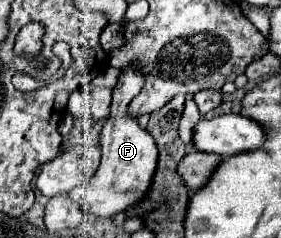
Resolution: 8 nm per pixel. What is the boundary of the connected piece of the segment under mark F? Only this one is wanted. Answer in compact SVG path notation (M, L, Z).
M136 65L122 67L122 73L118 77L118 83L112 93L112 109L110 117L100 133L100 149L102 149L102 161L94 177L86 185L86 199L90 203L90 213L98 217L116 217L118 213L124 213L142 199L146 199L150 191L150 183L156 173L158 165L158 147L152 139L152 135L138 127L136 119L132 119L126 111L128 103L142 91L144 85L144 71Z

